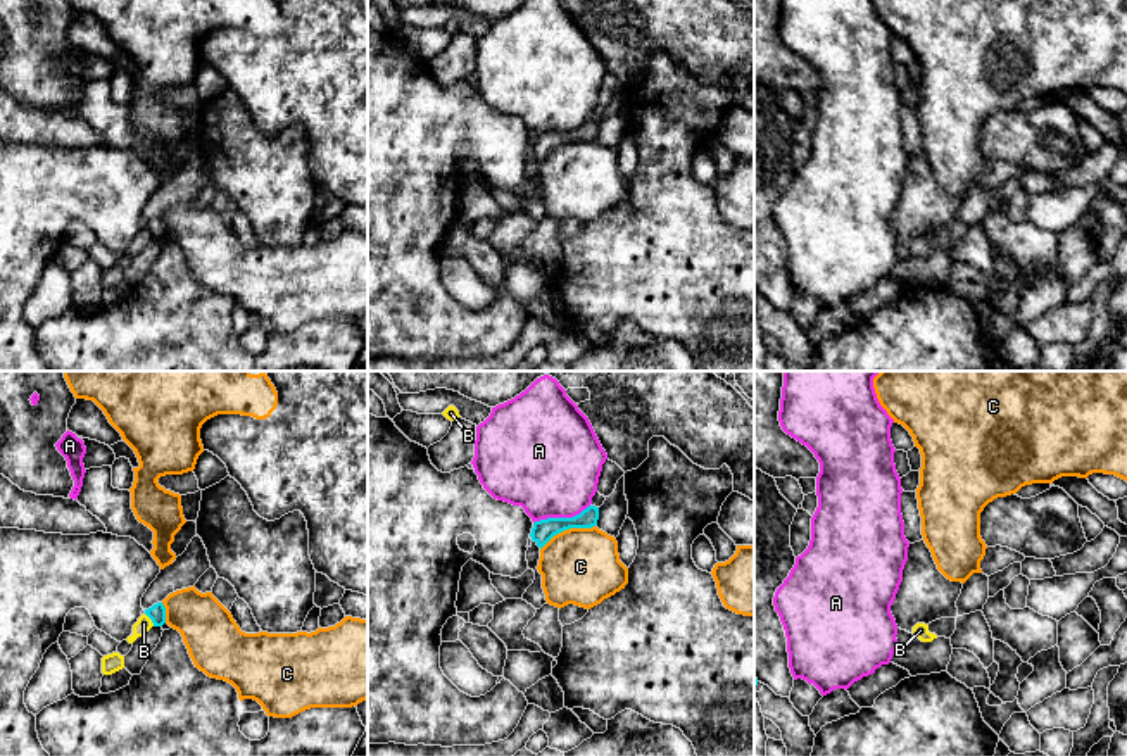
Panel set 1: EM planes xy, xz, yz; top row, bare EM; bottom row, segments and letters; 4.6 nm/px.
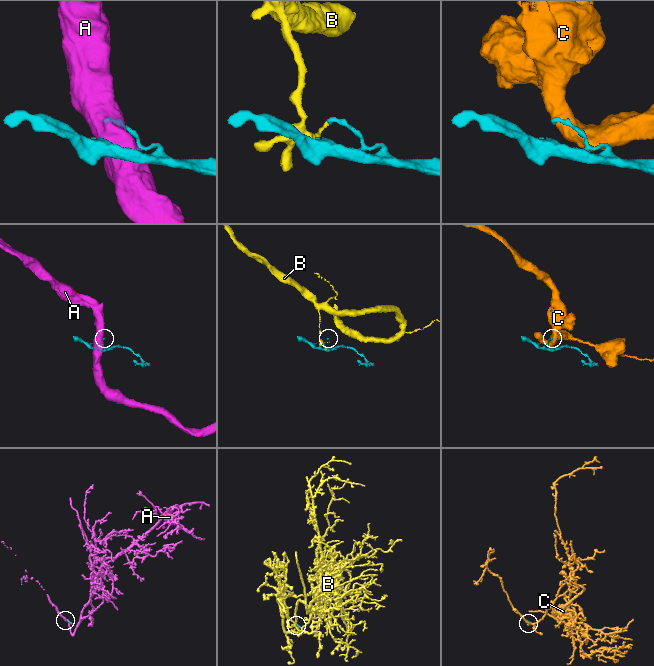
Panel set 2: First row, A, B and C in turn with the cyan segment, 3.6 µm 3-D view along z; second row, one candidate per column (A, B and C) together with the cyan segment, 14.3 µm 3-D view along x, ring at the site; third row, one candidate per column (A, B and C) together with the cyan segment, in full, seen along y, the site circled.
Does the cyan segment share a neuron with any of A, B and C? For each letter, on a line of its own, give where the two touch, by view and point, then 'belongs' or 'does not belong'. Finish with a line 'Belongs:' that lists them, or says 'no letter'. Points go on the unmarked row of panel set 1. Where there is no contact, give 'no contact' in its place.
A: xz (561, 132) | does not belong
B: xy (151, 232) | does not belong
C: xz (566, 142) | does not belong
Belongs: no letter

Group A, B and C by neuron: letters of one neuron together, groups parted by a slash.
A / B / C

